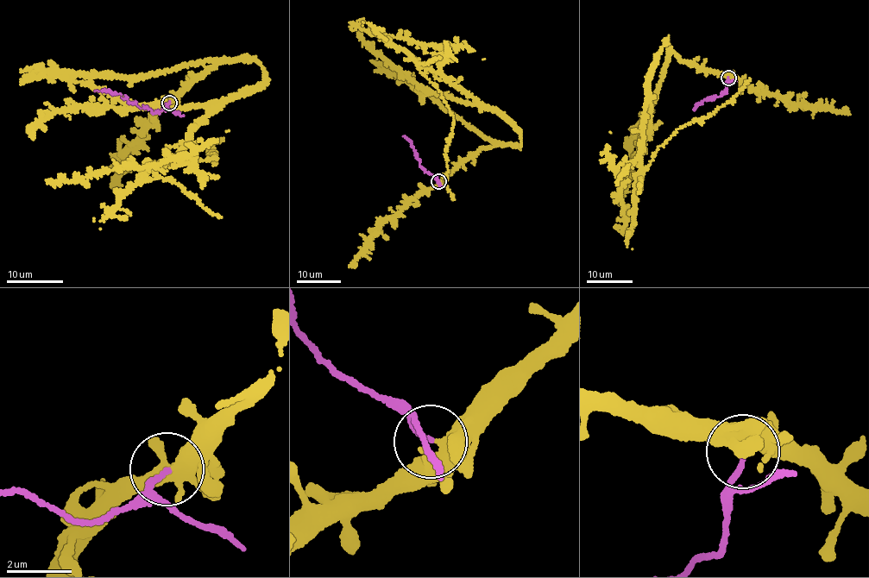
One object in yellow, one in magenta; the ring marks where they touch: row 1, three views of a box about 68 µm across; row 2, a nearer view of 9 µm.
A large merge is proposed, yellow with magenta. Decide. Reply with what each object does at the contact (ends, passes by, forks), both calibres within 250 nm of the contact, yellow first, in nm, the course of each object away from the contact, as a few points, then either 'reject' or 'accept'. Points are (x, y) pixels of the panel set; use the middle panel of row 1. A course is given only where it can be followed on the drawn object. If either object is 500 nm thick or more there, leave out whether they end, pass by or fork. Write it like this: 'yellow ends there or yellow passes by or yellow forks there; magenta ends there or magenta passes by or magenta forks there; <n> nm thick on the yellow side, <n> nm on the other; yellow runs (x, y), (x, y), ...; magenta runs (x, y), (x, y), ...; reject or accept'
yellow forks there; magenta ends there; 360 nm thick on the yellow side, 150 nm on the other; yellow runs (439, 180), (481, 150), (519, 145), (521, 136), (472, 95), (416, 62), (452, 116), (445, 156), (454, 198); magenta runs (438, 181), (424, 169), (411, 141), (403, 135); reject

